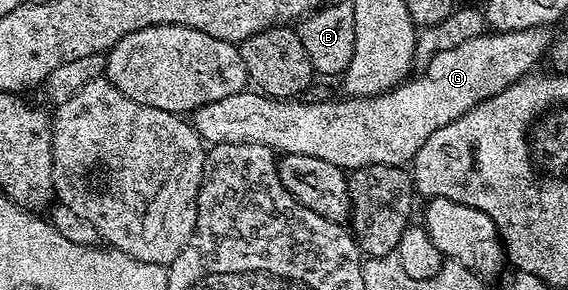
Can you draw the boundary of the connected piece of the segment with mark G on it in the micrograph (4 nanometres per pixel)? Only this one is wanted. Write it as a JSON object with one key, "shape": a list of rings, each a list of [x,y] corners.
{"shape":[[[547,26],[528,27],[524,31],[512,31],[511,33],[499,33],[497,31],[483,32],[481,37],[473,37],[464,43],[460,43],[460,47],[452,47],[448,50],[442,50],[437,53],[433,59],[421,70],[422,73],[418,78],[407,79],[400,85],[394,86],[393,89],[379,93],[377,95],[350,95],[347,101],[324,101],[328,99],[314,99],[318,101],[302,101],[306,99],[283,99],[280,97],[268,97],[265,93],[257,91],[243,91],[236,95],[227,95],[224,99],[216,99],[210,101],[207,105],[201,105],[199,109],[195,109],[192,114],[192,124],[194,130],[198,132],[199,137],[207,146],[215,145],[235,145],[236,143],[260,143],[267,145],[269,149],[277,151],[279,154],[295,153],[296,155],[312,155],[315,159],[324,159],[324,163],[336,163],[336,167],[347,171],[359,169],[360,167],[368,167],[369,165],[400,165],[405,166],[406,161],[413,162],[417,158],[420,147],[430,138],[434,132],[440,127],[444,127],[448,123],[452,123],[456,119],[460,119],[469,109],[475,109],[481,101],[487,101],[489,97],[496,96],[500,91],[504,91],[514,81],[519,81],[522,77],[527,76],[531,72],[530,69],[542,56],[547,56],[548,50],[552,45],[552,33]]]}

